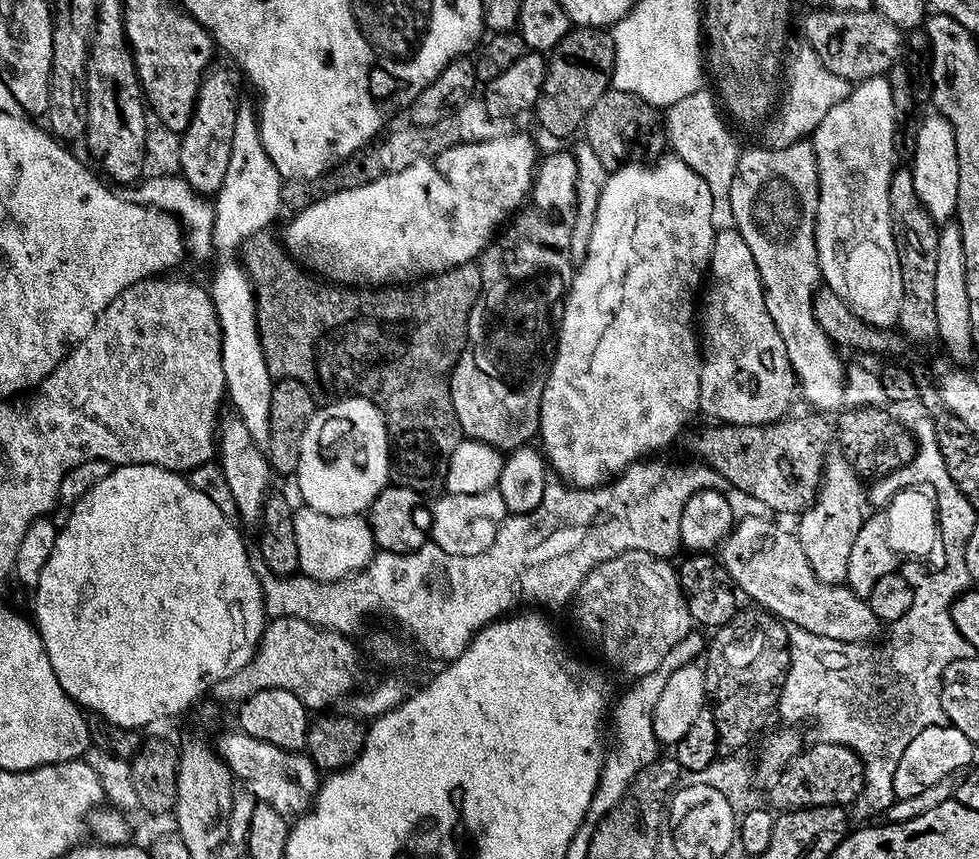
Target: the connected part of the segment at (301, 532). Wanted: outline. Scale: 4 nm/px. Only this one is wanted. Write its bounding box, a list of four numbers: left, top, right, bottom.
[294,506,374,583]

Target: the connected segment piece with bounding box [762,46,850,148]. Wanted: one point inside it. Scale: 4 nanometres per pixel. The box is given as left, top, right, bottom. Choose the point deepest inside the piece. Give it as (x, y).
(813, 91)

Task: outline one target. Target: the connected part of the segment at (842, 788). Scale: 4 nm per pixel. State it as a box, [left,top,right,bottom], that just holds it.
[768,742,864,809]

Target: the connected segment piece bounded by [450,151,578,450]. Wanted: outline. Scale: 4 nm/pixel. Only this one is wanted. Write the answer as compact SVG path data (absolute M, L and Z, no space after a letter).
M571 151L552 152L545 160L543 157L534 173L530 195L511 221L512 229L505 234L497 252L487 253L488 264L480 264L484 287L476 301L474 319L468 326L466 347L452 368L450 394L461 433L469 440L479 440L497 450L525 447L537 439L540 431L542 390L556 354L558 305L570 283L570 268L568 272L564 260L576 217L577 180L576 157Z

